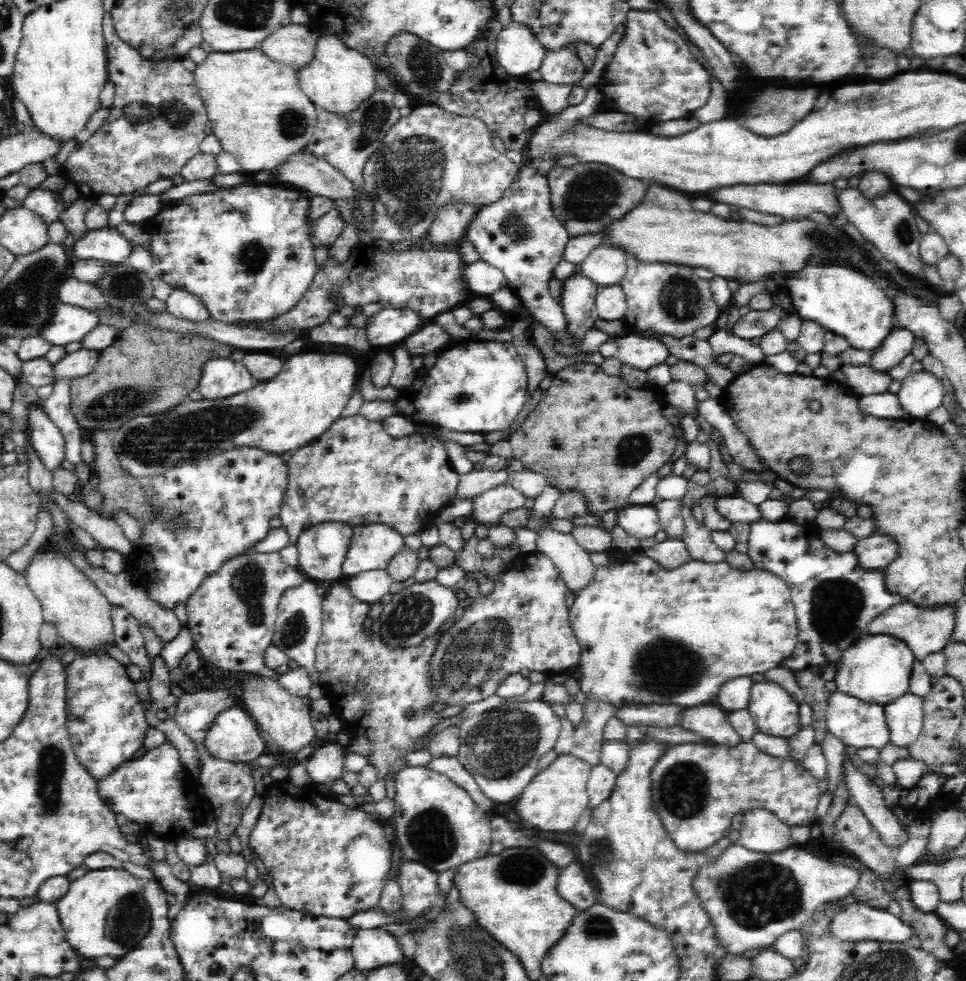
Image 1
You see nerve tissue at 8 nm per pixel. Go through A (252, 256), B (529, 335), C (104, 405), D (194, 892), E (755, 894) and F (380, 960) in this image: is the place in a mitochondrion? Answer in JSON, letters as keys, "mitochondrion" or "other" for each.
{"A":"mitochondrion","B":"other","C":"mitochondrion","D":"other","E":"mitochondrion","F":"other"}

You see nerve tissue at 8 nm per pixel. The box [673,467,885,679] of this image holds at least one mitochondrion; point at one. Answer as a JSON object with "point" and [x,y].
{"point":[834,594]}

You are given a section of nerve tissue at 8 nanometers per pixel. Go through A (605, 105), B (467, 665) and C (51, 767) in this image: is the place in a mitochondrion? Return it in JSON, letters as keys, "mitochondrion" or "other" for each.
{"A":"other","B":"mitochondrion","C":"mitochondrion"}

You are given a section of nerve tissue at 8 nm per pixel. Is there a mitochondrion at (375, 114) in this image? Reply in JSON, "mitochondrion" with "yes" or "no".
{"mitochondrion":"yes"}

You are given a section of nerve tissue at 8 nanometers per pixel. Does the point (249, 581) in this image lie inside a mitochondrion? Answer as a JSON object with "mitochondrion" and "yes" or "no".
{"mitochondrion":"yes"}

